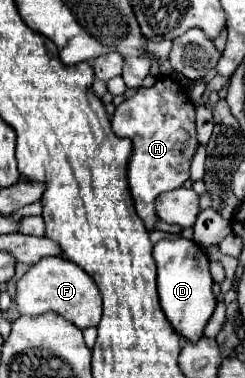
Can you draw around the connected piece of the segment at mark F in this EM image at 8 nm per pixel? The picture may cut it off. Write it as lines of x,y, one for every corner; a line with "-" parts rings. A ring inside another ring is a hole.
45,257
35,263
17,283
17,309
21,315
37,317
47,311
55,311
79,329
97,327
101,321
101,293
95,281
81,271
75,263
63,257

